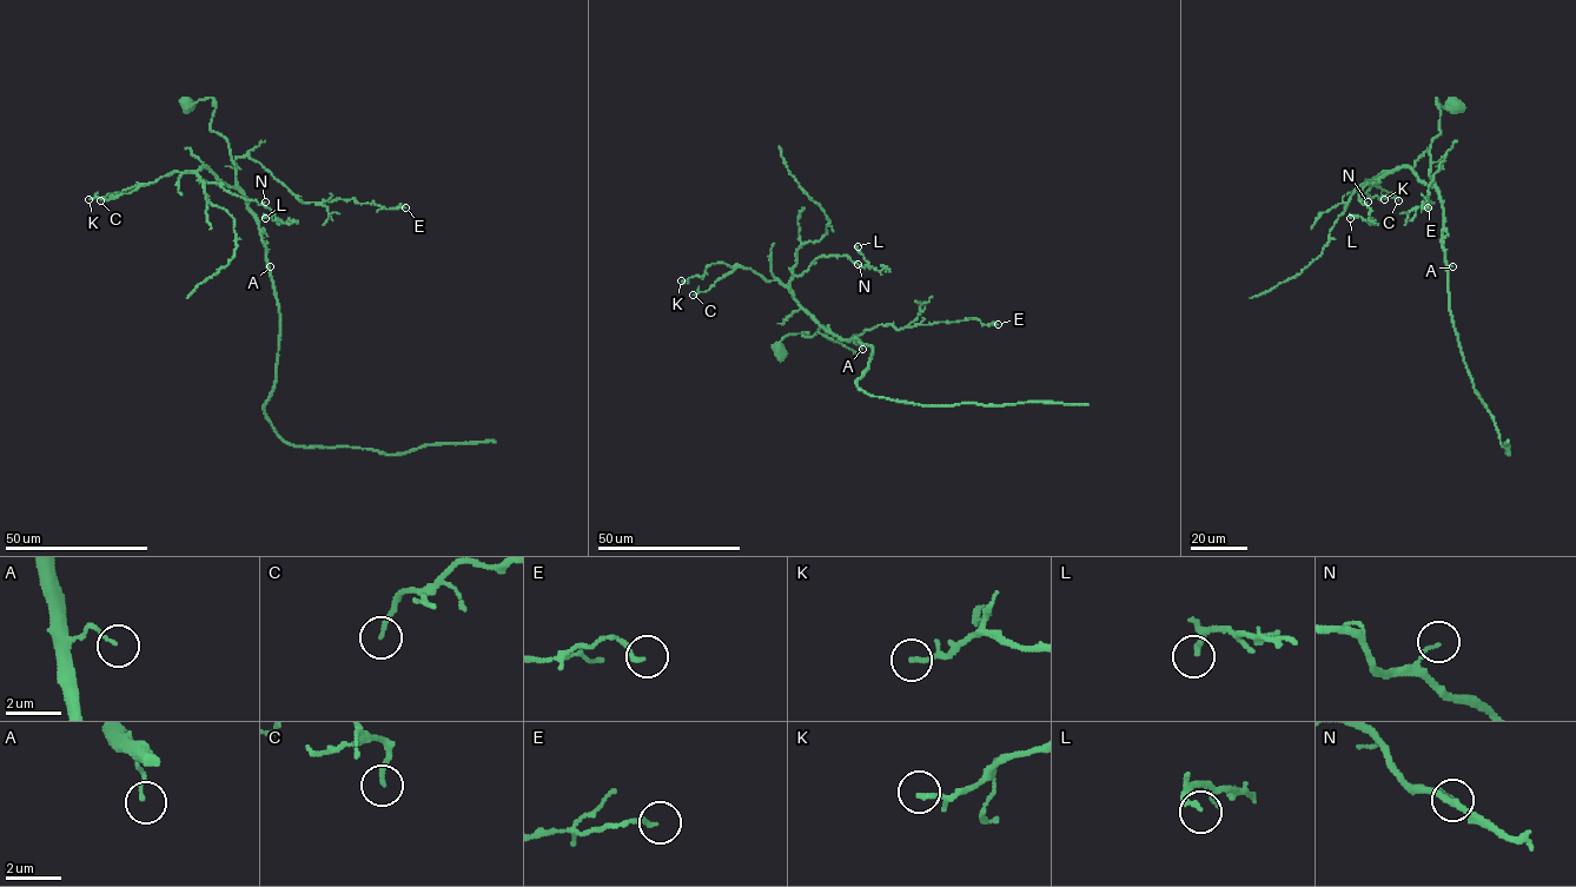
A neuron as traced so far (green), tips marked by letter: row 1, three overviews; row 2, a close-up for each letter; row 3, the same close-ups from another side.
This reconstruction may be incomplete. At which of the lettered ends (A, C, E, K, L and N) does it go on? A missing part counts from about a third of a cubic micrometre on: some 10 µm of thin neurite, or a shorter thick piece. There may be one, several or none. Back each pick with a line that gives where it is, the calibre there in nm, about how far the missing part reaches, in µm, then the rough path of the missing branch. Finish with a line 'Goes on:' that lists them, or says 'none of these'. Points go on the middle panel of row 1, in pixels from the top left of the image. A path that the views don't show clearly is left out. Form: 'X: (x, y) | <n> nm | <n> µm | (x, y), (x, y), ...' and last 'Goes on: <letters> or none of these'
Goes on: none of these

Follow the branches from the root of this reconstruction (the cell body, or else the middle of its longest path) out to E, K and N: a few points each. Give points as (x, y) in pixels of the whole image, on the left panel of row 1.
E: (186, 105), (212, 98), (210, 128), (226, 140), (230, 159), (258, 161), (303, 203), (343, 199), (405, 207)
K: (186, 105), (213, 100), (210, 128), (227, 141), (236, 186), (200, 166), (108, 199), (88, 199)
N: (186, 105), (213, 100), (210, 128), (227, 141), (236, 185), (206, 166), (198, 174), (265, 202)

